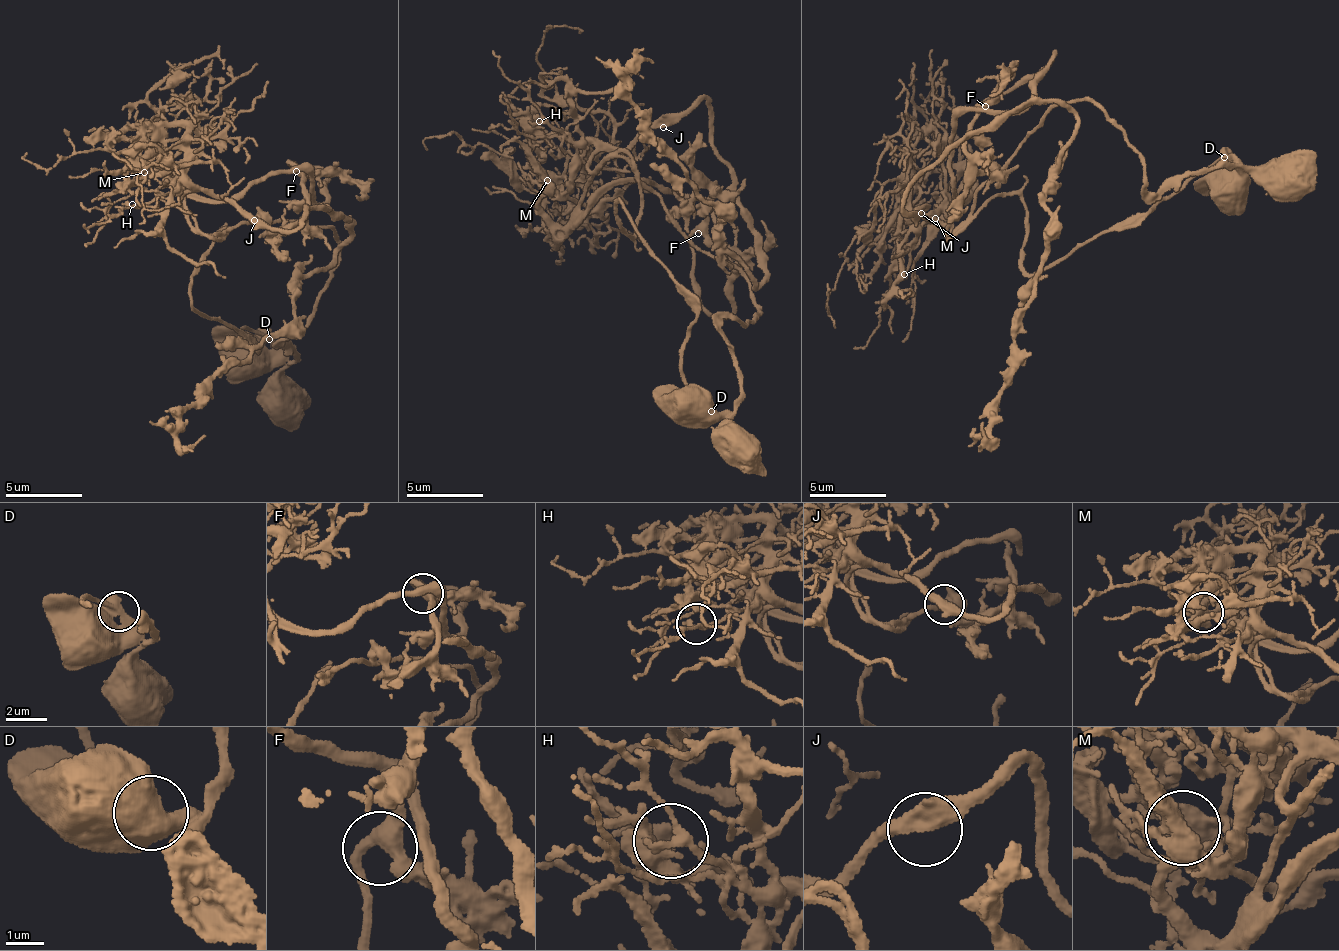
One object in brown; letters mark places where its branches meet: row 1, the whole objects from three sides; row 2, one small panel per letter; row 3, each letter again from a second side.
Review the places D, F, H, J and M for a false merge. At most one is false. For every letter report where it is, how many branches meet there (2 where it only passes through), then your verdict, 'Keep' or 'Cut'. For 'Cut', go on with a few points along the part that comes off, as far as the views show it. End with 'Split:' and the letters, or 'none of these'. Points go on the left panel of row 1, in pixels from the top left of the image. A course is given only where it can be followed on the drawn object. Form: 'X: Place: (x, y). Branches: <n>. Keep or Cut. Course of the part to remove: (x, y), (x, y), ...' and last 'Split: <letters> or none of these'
D: Place: (269, 339). Branches: 1. Keep
F: Place: (296, 171). Branches: 4. Keep
H: Place: (132, 204). Branches: 2. Keep
J: Place: (254, 220). Branches: 2. Keep
M: Place: (144, 172). Branches: 3. Cut. Course of the part to remove: (143, 174), (138, 152), (160, 147), (188, 215), (226, 231), (190, 288), (197, 316), (287, 360)
Split: M

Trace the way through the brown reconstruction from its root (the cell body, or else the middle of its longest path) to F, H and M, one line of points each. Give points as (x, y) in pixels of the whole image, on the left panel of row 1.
F: (256, 219), (219, 196), (187, 191), (181, 201), (179, 185), (234, 201), (270, 175), (310, 173), (296, 171)
H: (256, 219), (232, 200), (185, 190), (169, 189), (151, 201), (132, 204)
M: (256, 219), (232, 200), (188, 192), (170, 173), (153, 169), (143, 174)

